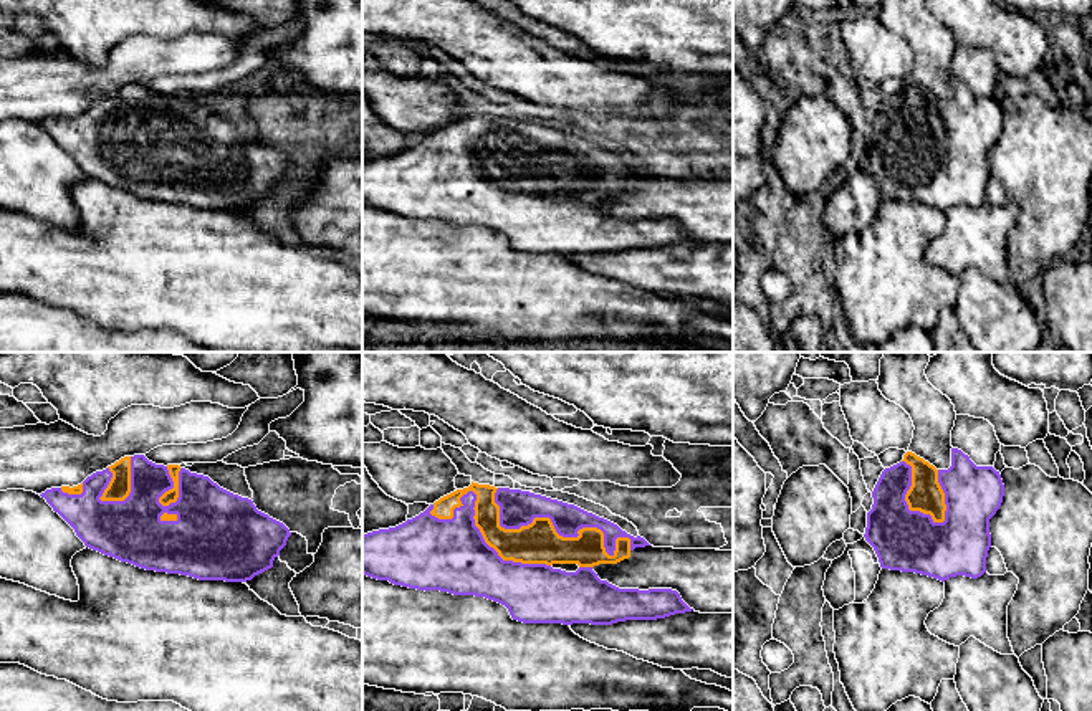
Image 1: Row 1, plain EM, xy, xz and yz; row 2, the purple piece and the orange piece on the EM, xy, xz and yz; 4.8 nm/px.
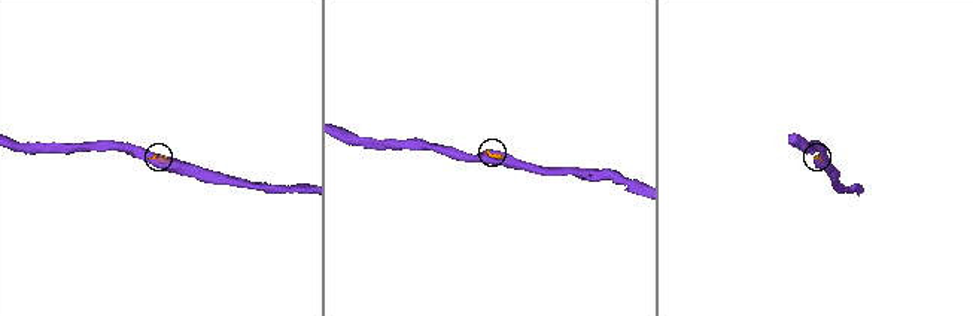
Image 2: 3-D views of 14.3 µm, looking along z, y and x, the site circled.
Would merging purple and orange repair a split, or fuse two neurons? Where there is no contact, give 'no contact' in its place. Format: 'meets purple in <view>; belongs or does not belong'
meets purple in xz; belongs

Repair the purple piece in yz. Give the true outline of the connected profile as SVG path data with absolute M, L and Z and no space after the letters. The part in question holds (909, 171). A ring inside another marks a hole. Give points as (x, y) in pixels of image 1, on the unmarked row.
M951 78L951 96L936 99L912 81L885 98L872 121L865 170L874 177L880 197L915 202L938 208L965 205L978 208L986 202L991 177L989 149L1003 132L1004 114L993 96L976 96L968 84Z

